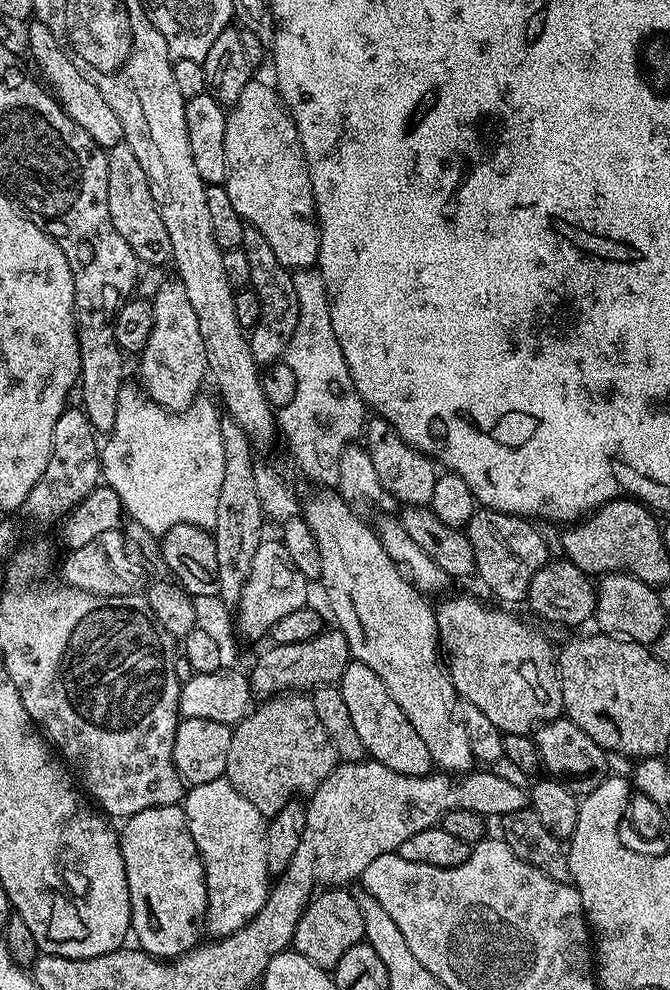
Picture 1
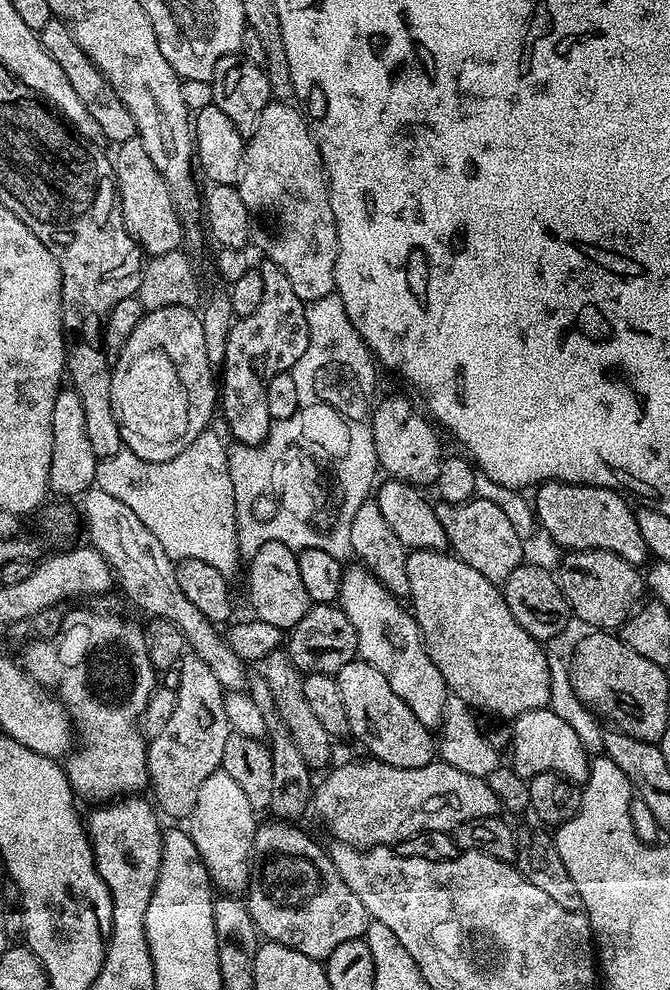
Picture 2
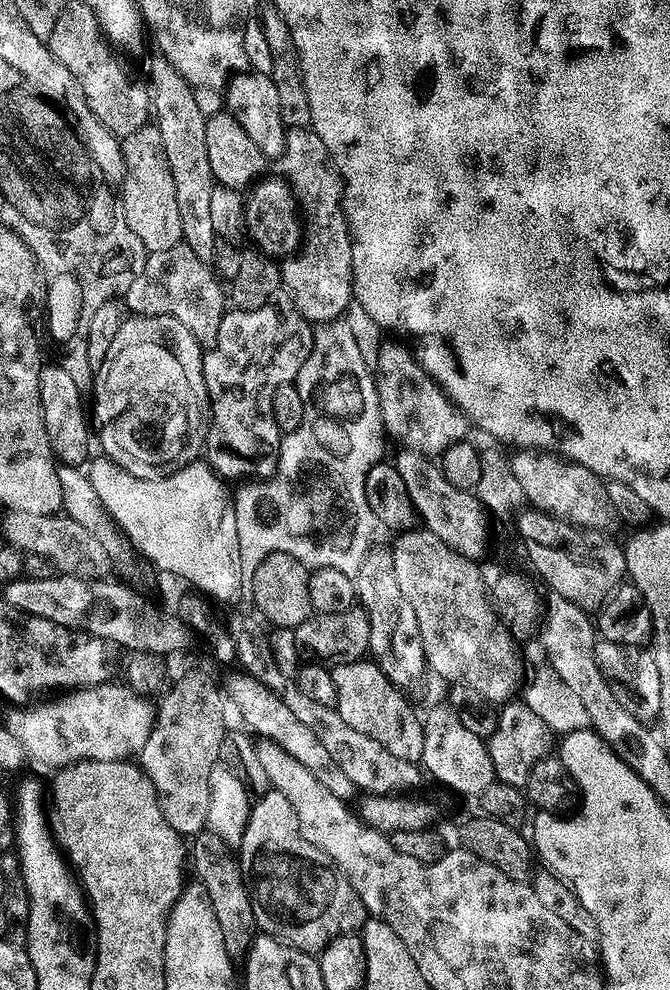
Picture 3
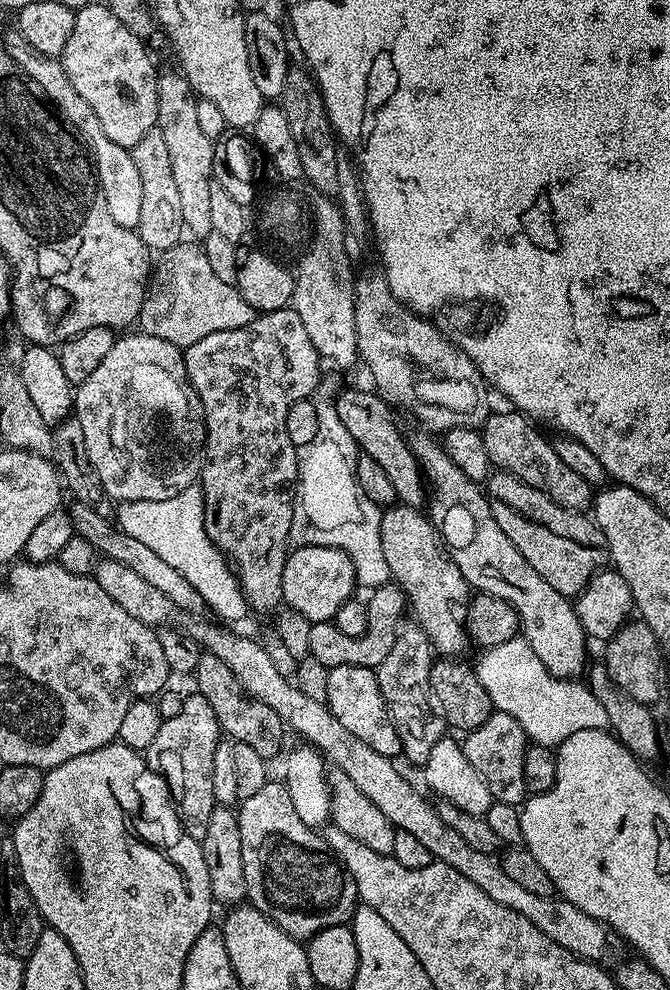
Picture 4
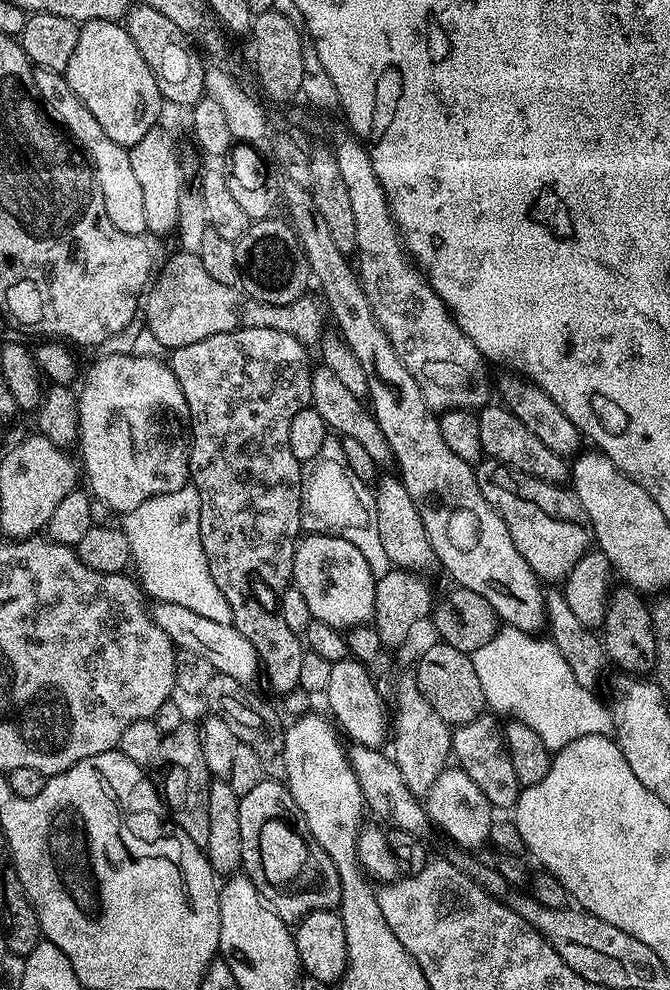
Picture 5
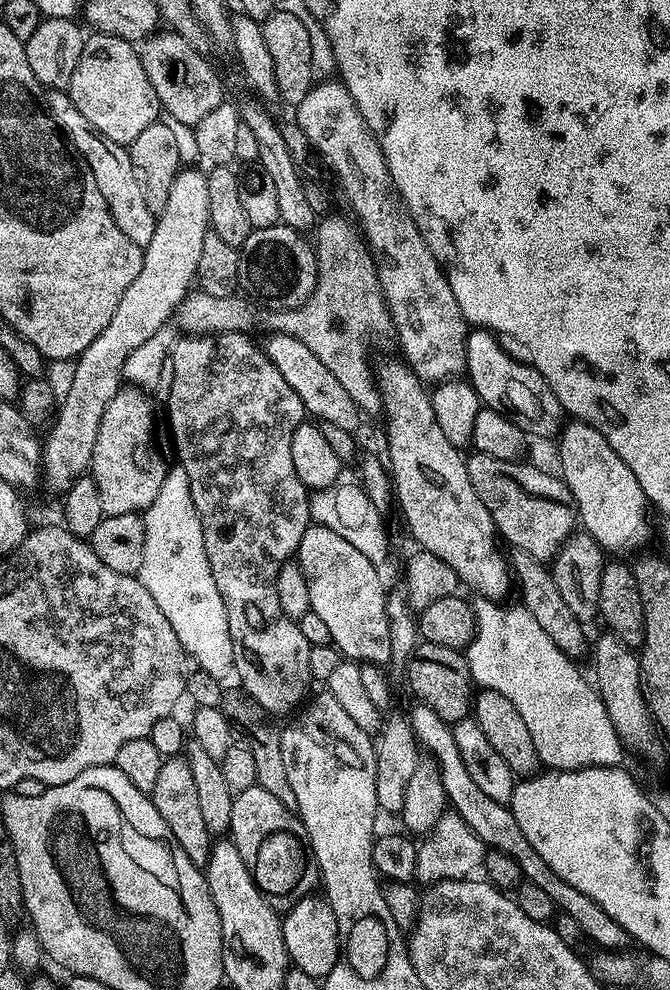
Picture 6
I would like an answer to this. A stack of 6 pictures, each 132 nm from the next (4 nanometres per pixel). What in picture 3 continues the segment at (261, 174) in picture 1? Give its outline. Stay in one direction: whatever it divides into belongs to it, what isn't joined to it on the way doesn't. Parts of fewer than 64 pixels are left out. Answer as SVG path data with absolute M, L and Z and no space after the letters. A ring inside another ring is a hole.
M290 128L286 138L286 150L278 161L283 179L292 188L303 221L303 243L299 251L280 264L280 278L283 291L294 302L302 318L319 326L341 319L345 315L348 303L353 303L352 294L352 235L344 213L344 180L334 166L322 138L311 129Z

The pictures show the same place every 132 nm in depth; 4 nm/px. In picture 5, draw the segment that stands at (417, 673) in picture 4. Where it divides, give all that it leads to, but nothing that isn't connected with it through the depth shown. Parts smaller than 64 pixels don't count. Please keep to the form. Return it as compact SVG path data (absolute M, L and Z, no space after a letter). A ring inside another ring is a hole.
M408 674L398 680L395 702L394 737L391 739L390 748L392 744L391 751L394 753L396 765L398 770L402 770L402 782L406 782L410 794L424 798L427 797L430 786L438 782L438 774L442 774L449 767L452 756L452 728L442 718L438 718L434 706L424 700L416 685L415 675Z

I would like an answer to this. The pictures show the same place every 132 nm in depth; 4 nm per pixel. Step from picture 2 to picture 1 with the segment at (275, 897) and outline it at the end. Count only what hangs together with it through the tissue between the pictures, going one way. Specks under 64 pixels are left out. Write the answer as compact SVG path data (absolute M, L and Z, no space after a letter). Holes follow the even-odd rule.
M337 886L321 891L308 901L308 907L304 909L304 913L300 915L300 921L296 924L296 929L292 935L291 947L306 958L310 958L310 962L314 962L319 968L334 970L338 966L342 954L346 954L346 950L350 950L350 946L361 943L363 940L364 915L358 906L356 896L353 893L348 893L348 890L343 887Z

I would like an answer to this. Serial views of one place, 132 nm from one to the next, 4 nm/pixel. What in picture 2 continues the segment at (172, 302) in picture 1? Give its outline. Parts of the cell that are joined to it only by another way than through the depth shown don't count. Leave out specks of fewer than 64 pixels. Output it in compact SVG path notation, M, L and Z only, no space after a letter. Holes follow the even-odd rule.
M162 306L145 311L134 326L134 334L126 338L126 346L111 365L110 402L114 418L124 439L124 448L146 462L161 464L178 458L186 446L194 442L209 427L212 411L218 408L218 380L206 358L203 322L191 307Z

